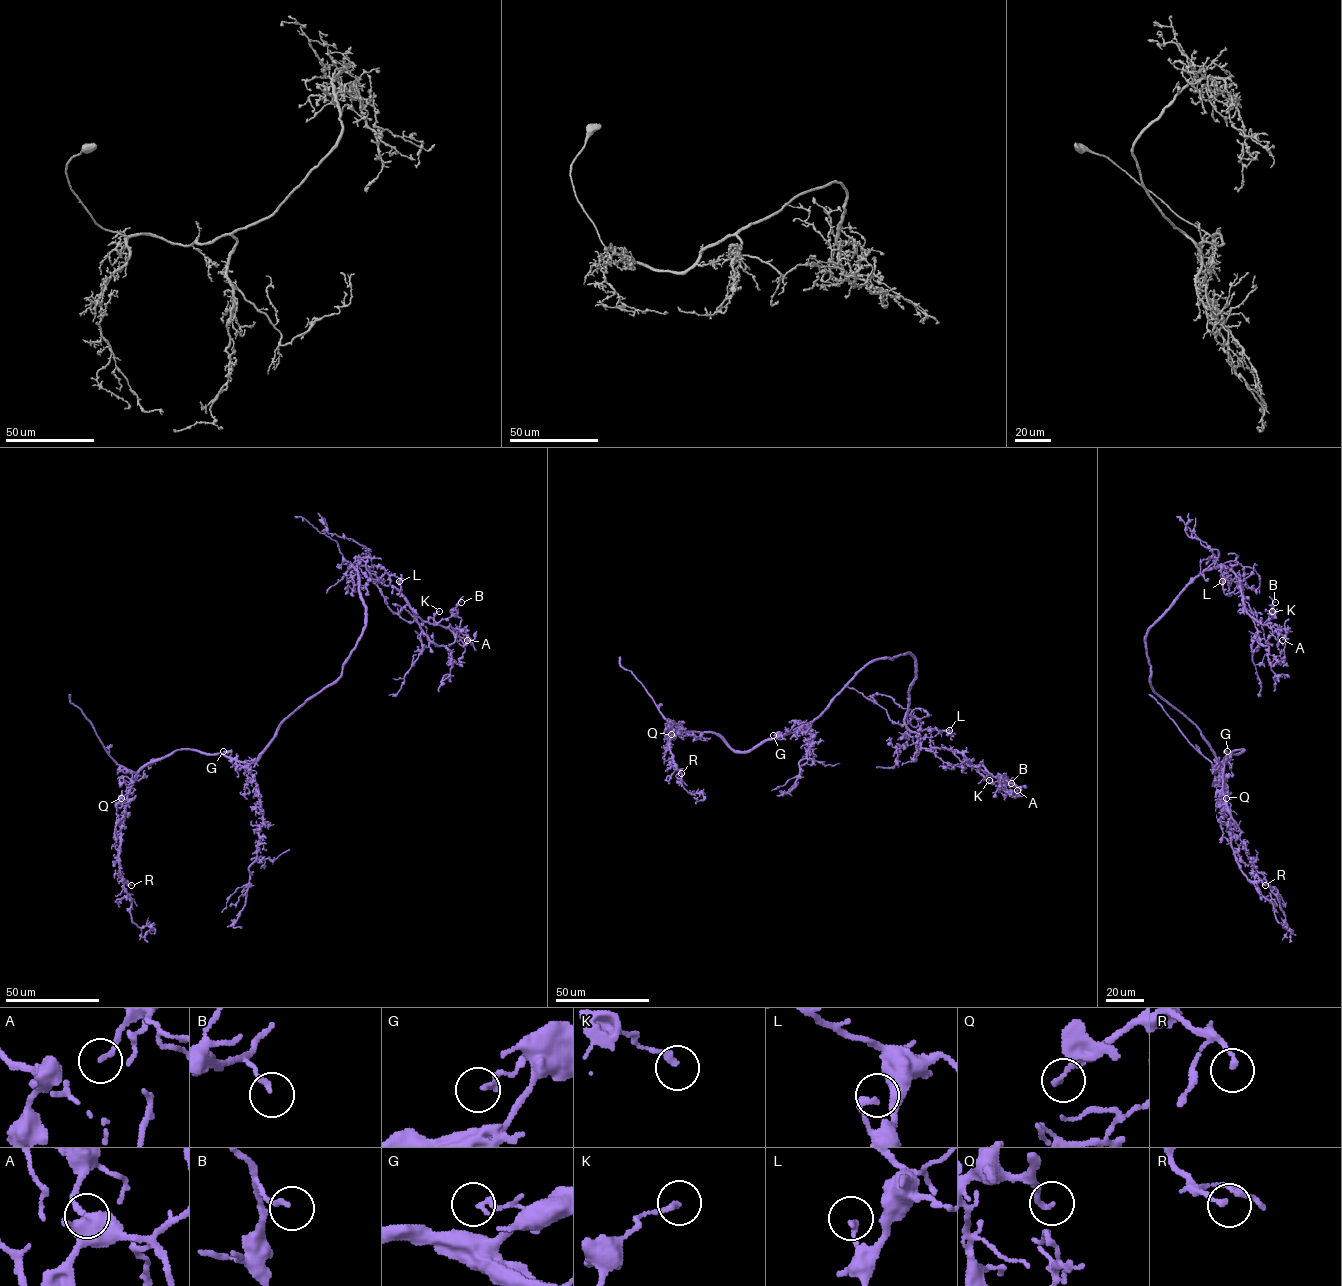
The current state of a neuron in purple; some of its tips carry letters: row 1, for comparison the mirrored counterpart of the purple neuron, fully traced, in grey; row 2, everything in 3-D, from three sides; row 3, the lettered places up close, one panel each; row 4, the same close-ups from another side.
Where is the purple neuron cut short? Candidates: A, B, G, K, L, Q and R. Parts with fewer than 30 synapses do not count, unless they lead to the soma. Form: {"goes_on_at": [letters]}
{"goes_on_at": []}

